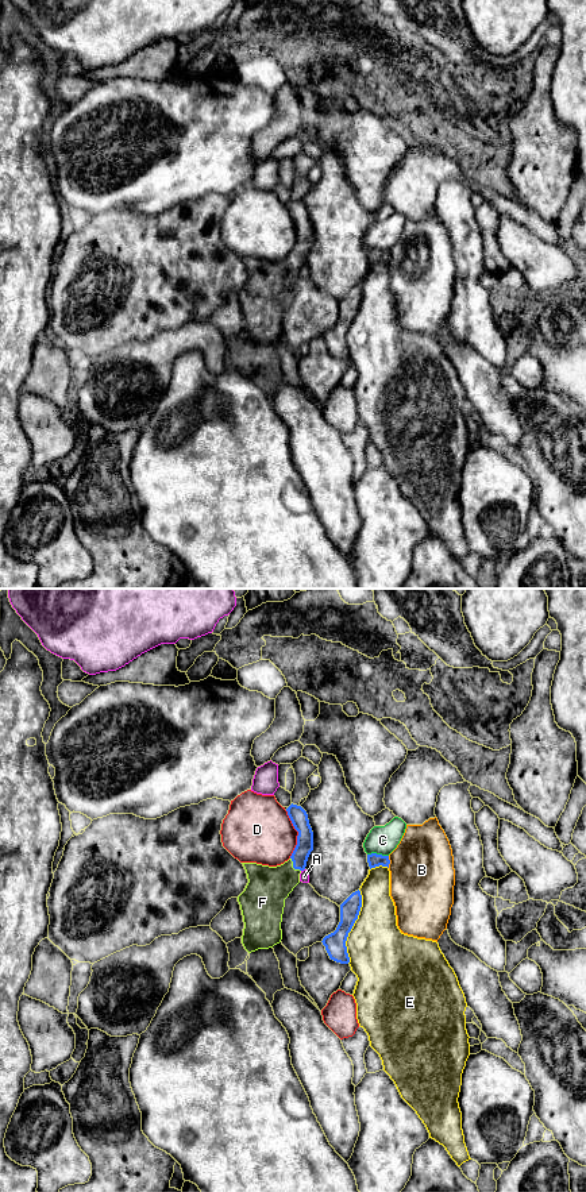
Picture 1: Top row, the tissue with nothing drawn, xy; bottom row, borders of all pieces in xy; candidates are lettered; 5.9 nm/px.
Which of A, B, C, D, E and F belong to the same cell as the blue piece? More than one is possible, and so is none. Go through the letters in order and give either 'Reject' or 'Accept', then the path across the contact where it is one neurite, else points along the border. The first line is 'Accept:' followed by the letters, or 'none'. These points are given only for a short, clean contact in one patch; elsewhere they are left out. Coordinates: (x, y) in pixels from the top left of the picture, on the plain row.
Accept: F
A: Reject
B: Reject
C: Reject
D: Reject
E: Reject
F: Accept

